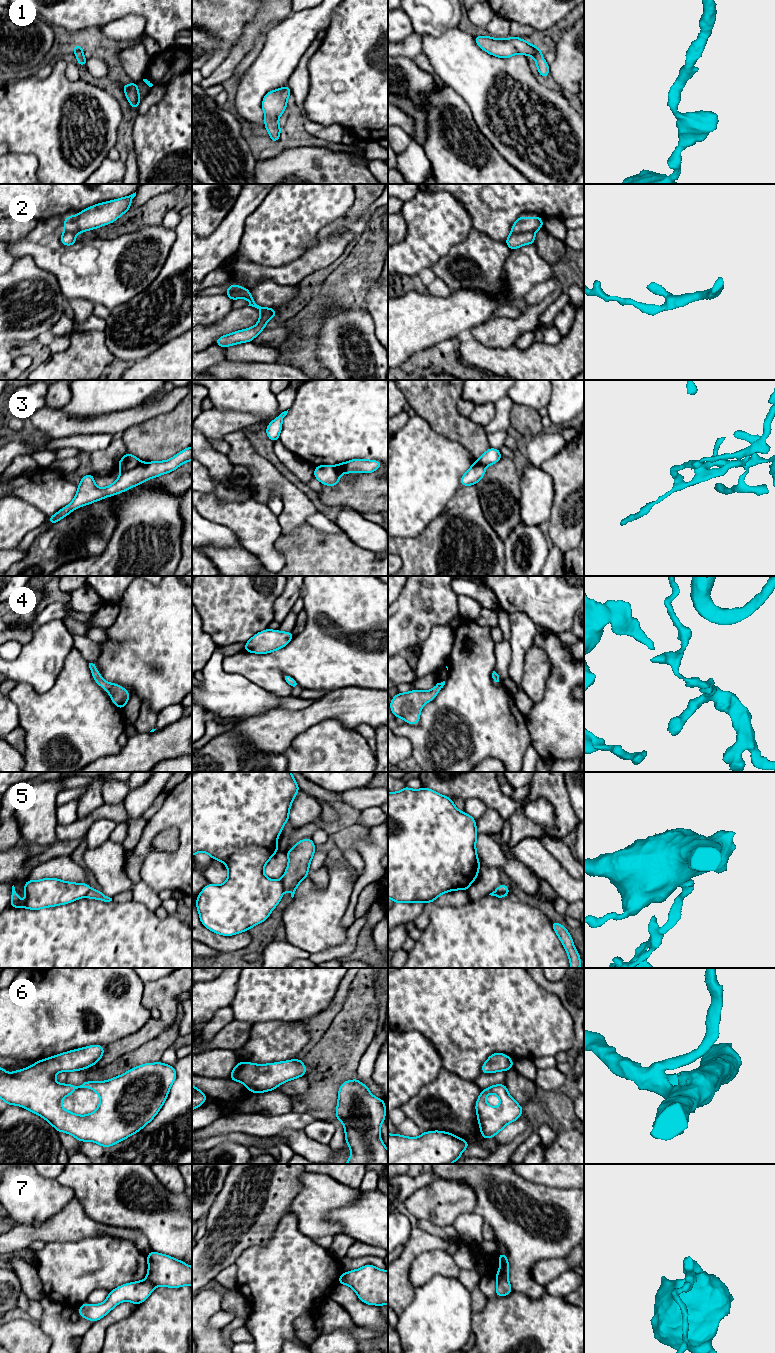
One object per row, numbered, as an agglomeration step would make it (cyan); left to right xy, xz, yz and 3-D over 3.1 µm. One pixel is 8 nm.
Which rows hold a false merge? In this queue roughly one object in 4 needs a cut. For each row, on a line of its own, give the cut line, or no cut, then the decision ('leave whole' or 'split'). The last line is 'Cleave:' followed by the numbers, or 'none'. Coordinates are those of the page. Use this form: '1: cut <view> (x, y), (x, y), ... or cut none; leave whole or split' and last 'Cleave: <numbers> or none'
1: cut none; leave whole
2: cut yz (534, 231), (511, 233); split
3: cut xy (140, 461), (134, 467), (121, 471); split
4: cut none; leave whole
5: cut xz (280, 880), (284, 890); split
6: cut none; leave whole
7: cut yz (498, 1279), (507, 1280); split
Cleave: 2, 3, 5, 7

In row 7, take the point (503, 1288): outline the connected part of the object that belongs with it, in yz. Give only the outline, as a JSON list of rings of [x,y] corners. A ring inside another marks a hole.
[[[498,1280],[496,1286],[496,1296],[503,1297],[510,1294],[513,1291],[508,1280]]]

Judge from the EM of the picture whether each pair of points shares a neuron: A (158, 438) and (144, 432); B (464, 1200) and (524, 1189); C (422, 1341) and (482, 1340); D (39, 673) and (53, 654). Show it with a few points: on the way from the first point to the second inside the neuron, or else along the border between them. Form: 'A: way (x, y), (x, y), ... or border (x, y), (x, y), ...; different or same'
A: way (155, 438), (150, 438), (147, 435); same
B: border (459, 1181), (473, 1190), (476, 1199), (474, 1210); different
C: border (473, 1313), (471, 1332); different
D: way (39, 668), (48, 658); same

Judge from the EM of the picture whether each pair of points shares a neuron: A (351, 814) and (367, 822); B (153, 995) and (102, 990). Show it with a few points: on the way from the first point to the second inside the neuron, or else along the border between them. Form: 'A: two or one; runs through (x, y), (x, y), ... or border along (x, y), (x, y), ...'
A: two; border along (361, 810), (356, 823)
B: two; border along (142, 983), (142, 1004), (149, 1011)

